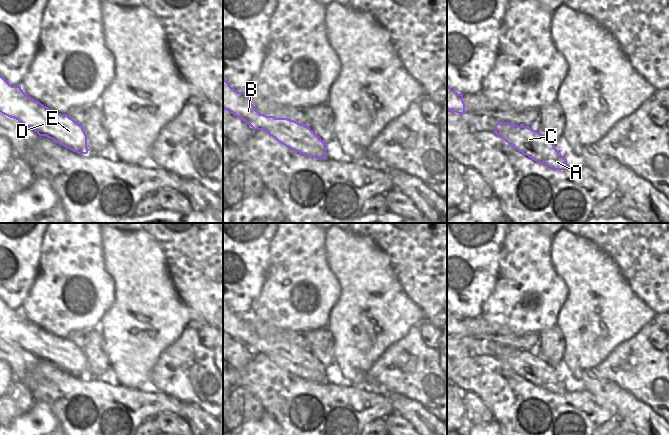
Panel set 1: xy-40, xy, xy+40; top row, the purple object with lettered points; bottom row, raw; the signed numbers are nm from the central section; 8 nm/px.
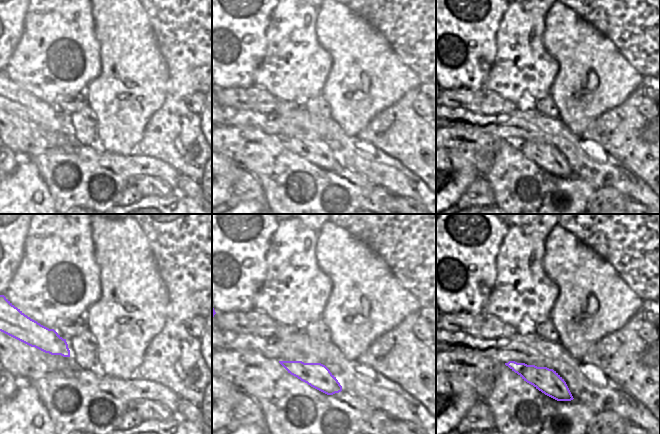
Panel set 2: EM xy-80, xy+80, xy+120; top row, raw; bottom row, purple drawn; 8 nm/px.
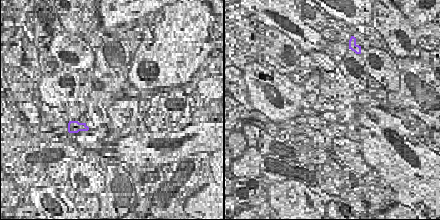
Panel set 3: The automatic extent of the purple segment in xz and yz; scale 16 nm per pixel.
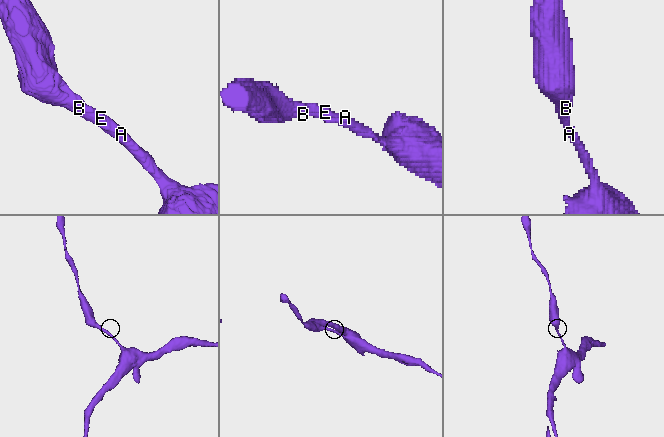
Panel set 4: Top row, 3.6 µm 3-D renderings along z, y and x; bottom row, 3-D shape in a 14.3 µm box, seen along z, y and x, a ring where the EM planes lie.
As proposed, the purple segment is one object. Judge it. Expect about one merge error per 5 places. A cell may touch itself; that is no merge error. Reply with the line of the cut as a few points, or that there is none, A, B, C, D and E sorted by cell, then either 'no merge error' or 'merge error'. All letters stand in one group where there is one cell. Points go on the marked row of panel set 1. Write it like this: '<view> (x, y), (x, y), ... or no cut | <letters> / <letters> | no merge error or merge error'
no cut | A B C D E | no merge error

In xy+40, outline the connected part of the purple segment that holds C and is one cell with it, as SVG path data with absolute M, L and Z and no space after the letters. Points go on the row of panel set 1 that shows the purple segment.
M498 122L493 132L513 148L532 160L554 170L567 168L567 161L557 151L553 142L529 126L518 126L510 122Z

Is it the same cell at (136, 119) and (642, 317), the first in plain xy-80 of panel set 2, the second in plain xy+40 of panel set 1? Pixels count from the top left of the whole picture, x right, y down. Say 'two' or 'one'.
one

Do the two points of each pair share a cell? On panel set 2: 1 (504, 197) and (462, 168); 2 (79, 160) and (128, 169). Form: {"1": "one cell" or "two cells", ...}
{"1": "two cells", "2": "one cell"}

